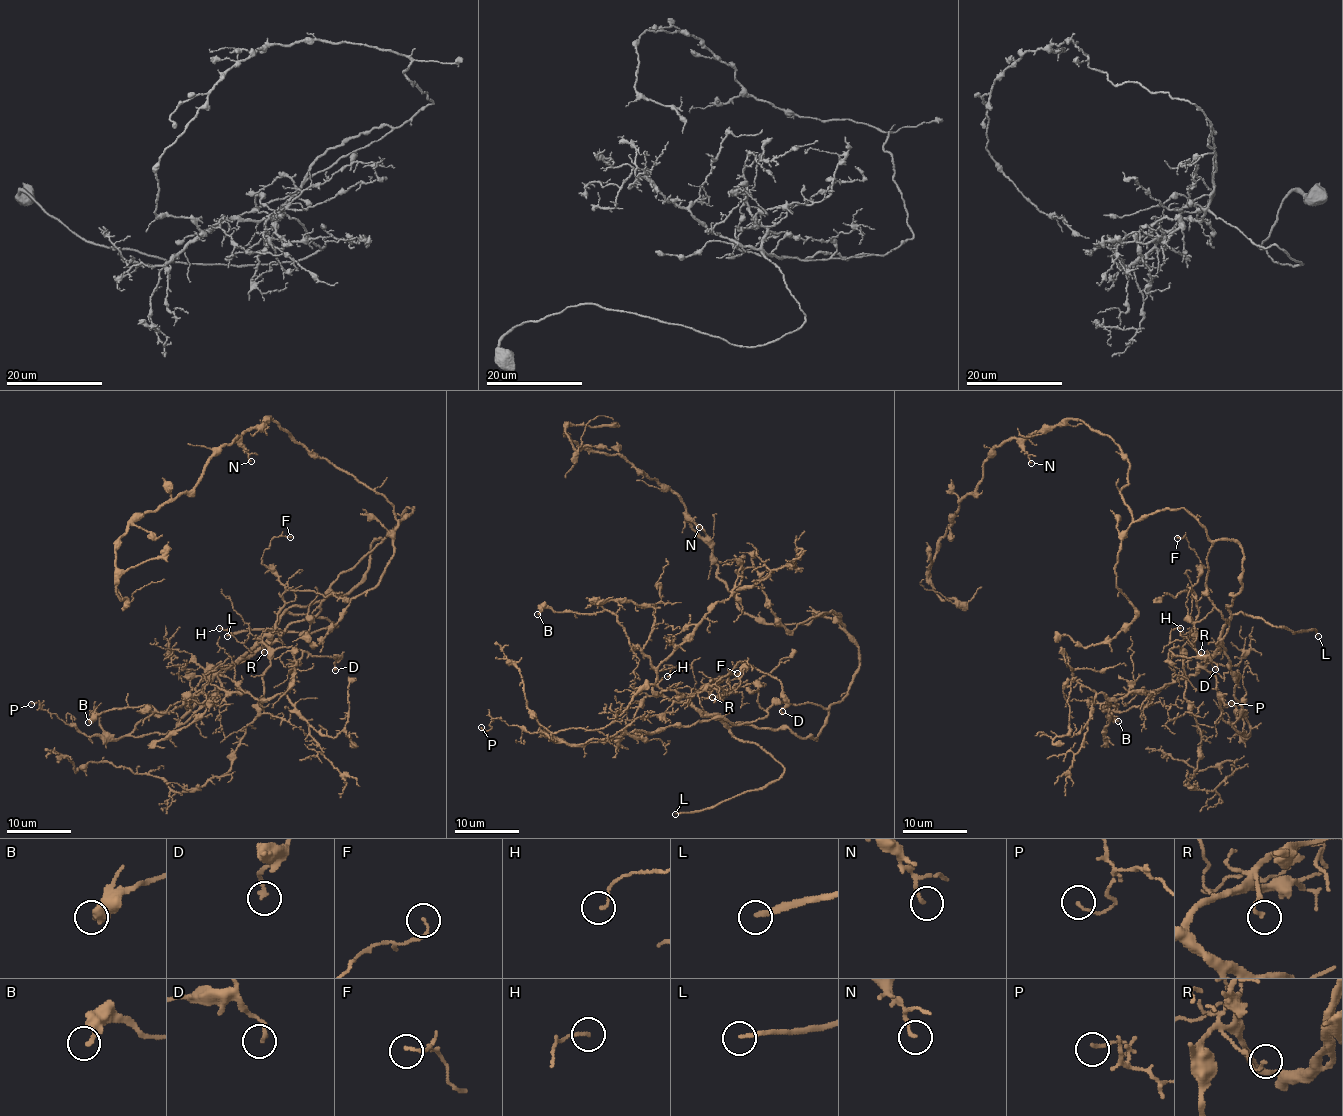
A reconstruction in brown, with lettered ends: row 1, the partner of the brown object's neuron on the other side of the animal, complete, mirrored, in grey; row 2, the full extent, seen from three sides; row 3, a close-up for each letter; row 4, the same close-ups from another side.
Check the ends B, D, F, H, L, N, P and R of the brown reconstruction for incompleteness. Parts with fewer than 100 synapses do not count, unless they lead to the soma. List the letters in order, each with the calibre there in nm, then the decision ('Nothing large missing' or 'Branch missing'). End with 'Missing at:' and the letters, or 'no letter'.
B: Thickness 320 nm. Nothing large missing
D: Thickness 190 nm. Nothing large missing
F: Thickness 130 nm. Nothing large missing
H: Thickness 120 nm. Nothing large missing
L: Thickness 200 nm. Branch missing
N: Thickness 140 nm. Nothing large missing
P: Thickness 130 nm. Nothing large missing
R: Thickness 140 nm. Nothing large missing
Missing at: L

